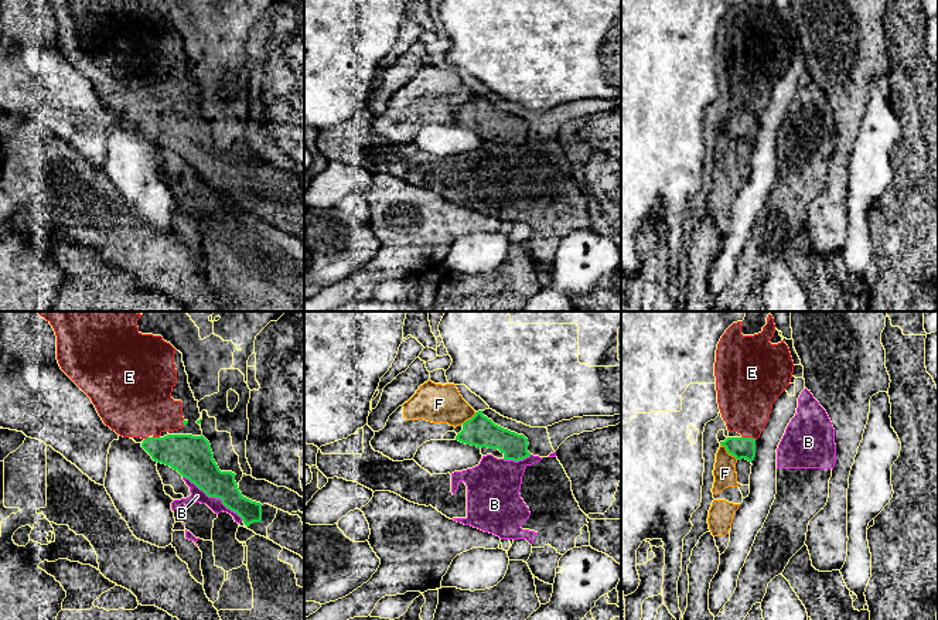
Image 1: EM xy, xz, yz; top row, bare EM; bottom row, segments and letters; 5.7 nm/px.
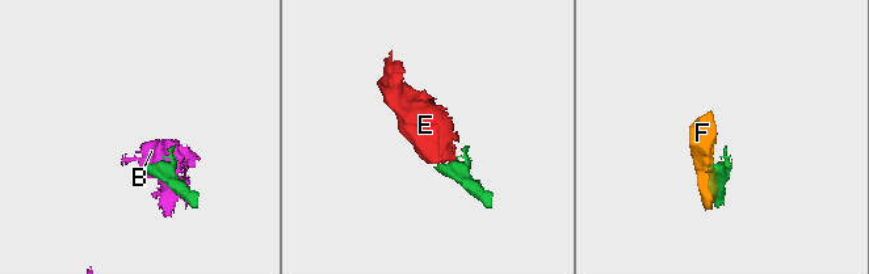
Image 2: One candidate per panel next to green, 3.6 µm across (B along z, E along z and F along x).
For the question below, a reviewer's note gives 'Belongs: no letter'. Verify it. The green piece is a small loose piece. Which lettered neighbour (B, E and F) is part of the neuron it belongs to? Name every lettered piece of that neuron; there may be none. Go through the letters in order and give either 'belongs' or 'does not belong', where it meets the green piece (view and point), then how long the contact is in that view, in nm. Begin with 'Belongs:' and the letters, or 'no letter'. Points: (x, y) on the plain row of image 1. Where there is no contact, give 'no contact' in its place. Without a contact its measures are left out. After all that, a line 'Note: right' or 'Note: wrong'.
Belongs: E
B: does not belong; meets green in xy at (214, 179); contact 420 nm long
E: belongs; meets green in yz at (749, 121); contact 90 nm long
F: does not belong; meets green in yz at (729, 136); contact 140 nm long
Note: wrong

